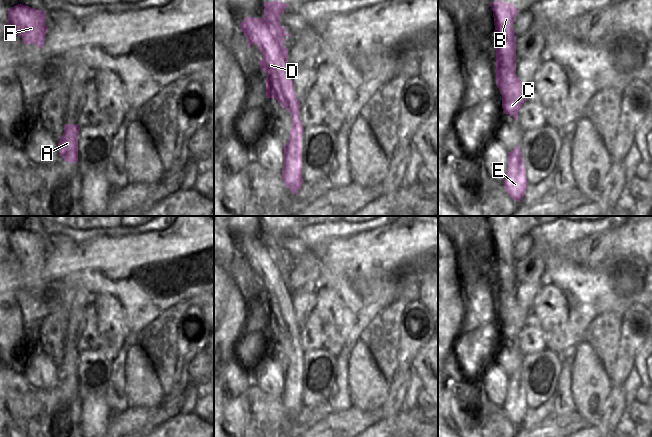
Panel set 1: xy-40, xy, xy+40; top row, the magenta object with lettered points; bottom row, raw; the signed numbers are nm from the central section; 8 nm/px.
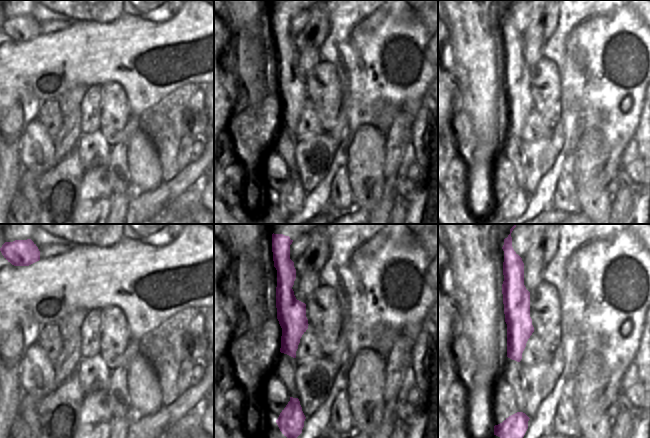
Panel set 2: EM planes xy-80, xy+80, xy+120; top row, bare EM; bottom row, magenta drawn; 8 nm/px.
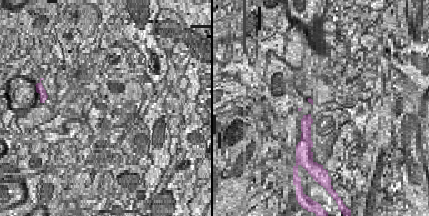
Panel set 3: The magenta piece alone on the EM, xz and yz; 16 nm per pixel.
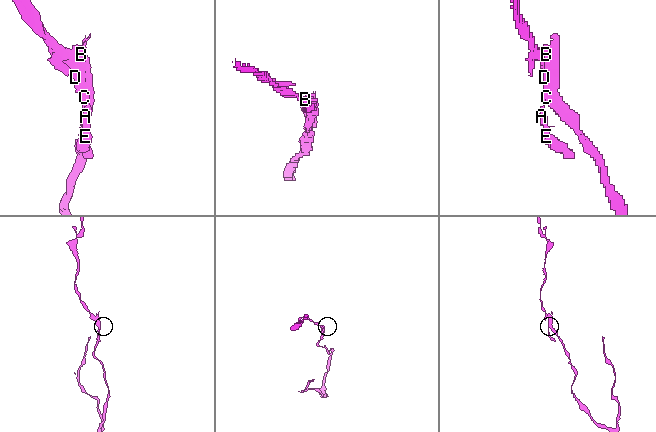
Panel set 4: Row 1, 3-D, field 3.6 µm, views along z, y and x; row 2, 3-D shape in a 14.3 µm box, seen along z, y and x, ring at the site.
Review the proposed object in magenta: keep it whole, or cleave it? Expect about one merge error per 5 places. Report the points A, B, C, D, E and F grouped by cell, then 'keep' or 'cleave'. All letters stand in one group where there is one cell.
A B C D E F | keep

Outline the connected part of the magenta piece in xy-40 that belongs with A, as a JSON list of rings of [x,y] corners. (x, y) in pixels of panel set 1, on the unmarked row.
[[[65,348],[64,357],[58,367],[58,375],[65,386],[78,386],[78,348]]]

